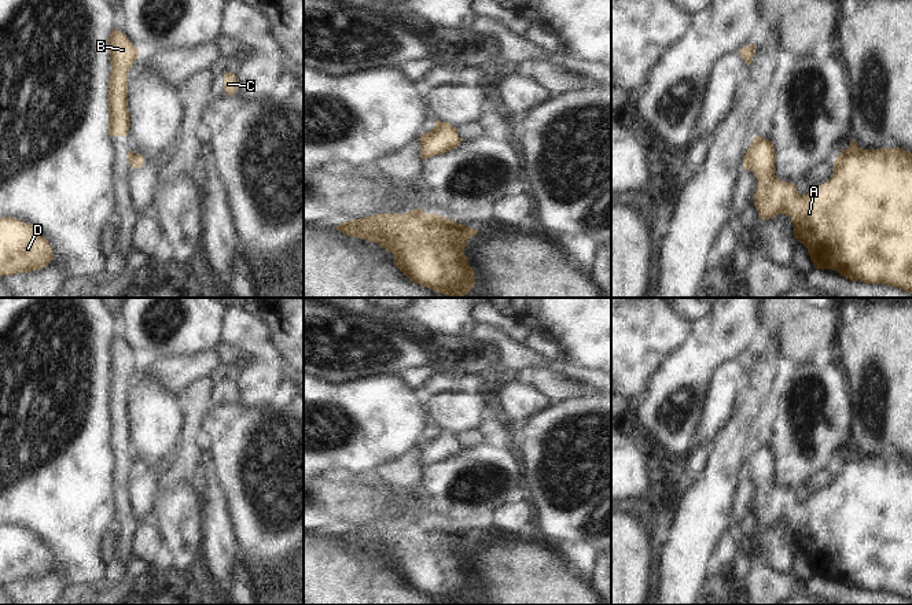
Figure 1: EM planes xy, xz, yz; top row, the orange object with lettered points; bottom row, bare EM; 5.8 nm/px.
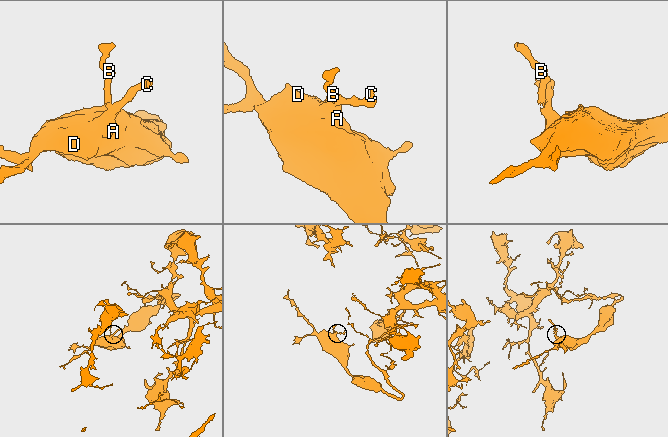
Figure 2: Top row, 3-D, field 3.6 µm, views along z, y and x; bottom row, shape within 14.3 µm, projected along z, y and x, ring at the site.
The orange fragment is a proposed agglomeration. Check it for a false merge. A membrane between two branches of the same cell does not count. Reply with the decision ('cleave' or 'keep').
cleave

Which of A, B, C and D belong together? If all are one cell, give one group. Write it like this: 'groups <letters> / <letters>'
groups A C D / B

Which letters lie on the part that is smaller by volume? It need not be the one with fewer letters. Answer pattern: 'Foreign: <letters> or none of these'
Foreign: B

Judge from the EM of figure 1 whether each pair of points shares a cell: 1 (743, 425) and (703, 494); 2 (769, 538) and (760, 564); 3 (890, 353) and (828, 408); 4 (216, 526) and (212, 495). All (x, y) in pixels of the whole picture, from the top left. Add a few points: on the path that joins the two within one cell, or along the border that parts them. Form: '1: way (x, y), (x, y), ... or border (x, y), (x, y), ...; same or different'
1: way (734, 442), (720, 478); same
2: border (746, 550), (761, 557), (772, 568), (790, 574); different
3: border (839, 358), (848, 383), (852, 421); different
4: way (214, 519), (212, 502); same

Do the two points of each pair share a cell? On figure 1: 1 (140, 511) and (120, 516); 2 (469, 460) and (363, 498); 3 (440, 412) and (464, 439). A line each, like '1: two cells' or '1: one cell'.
1: two cells
2: one cell
3: two cells

